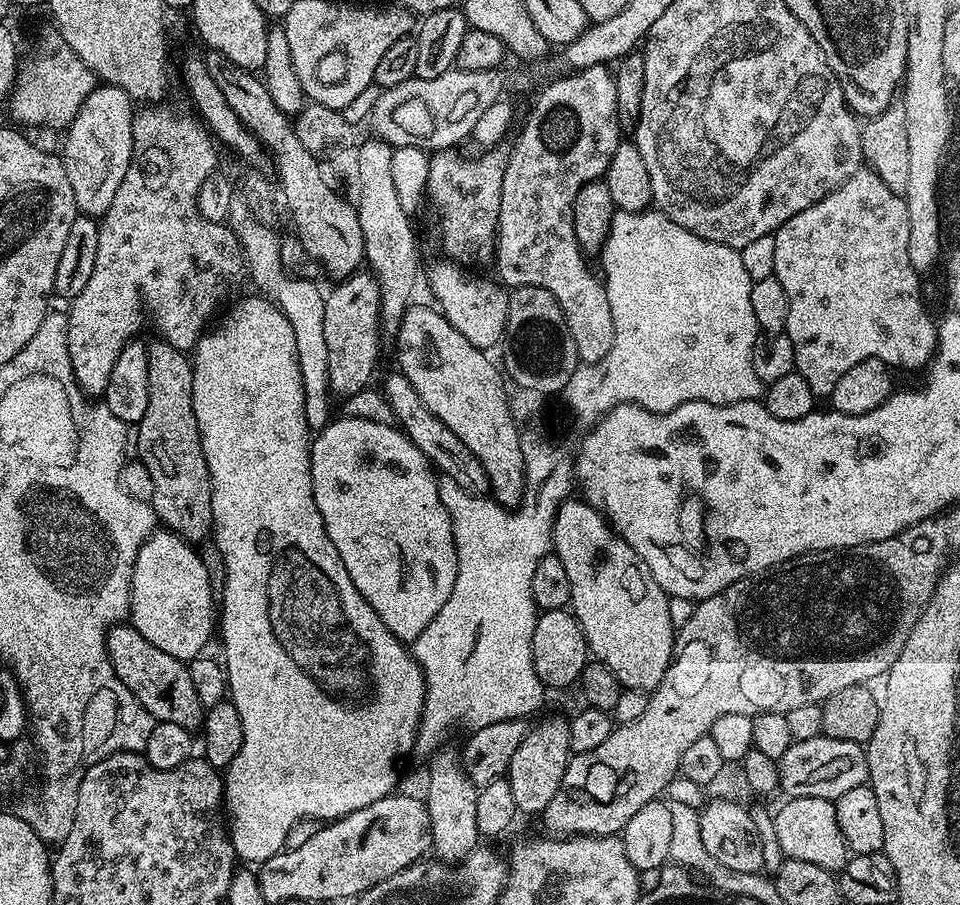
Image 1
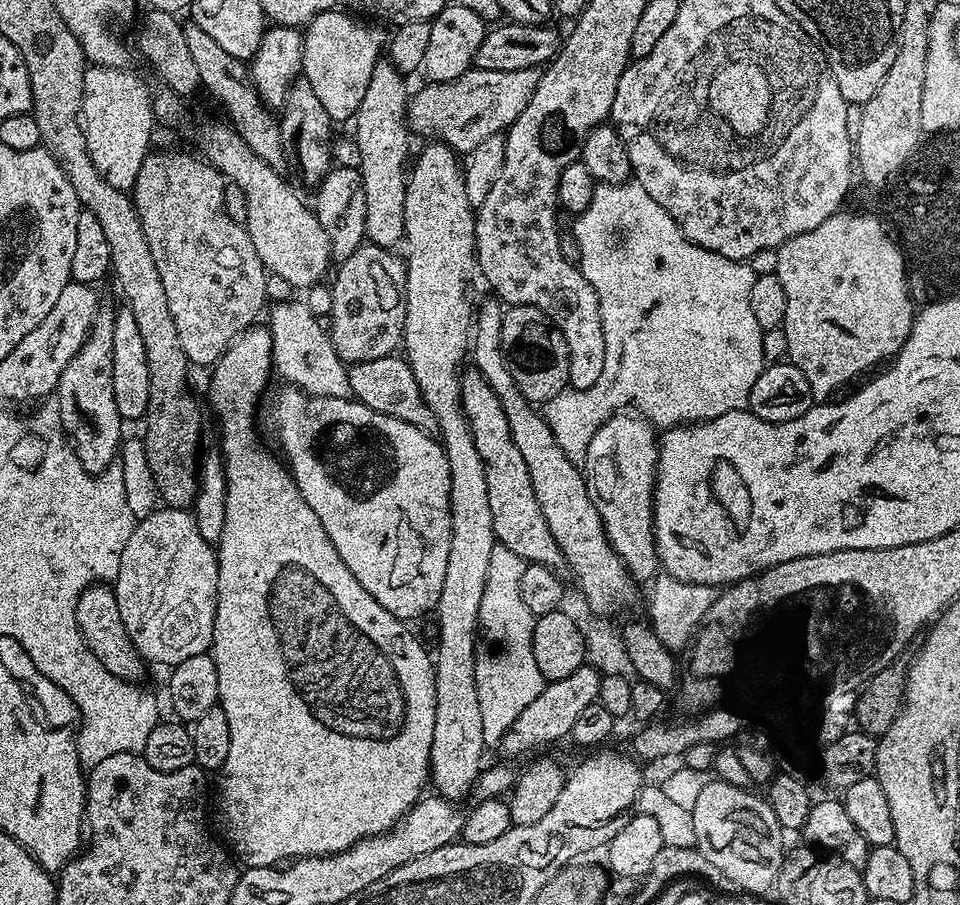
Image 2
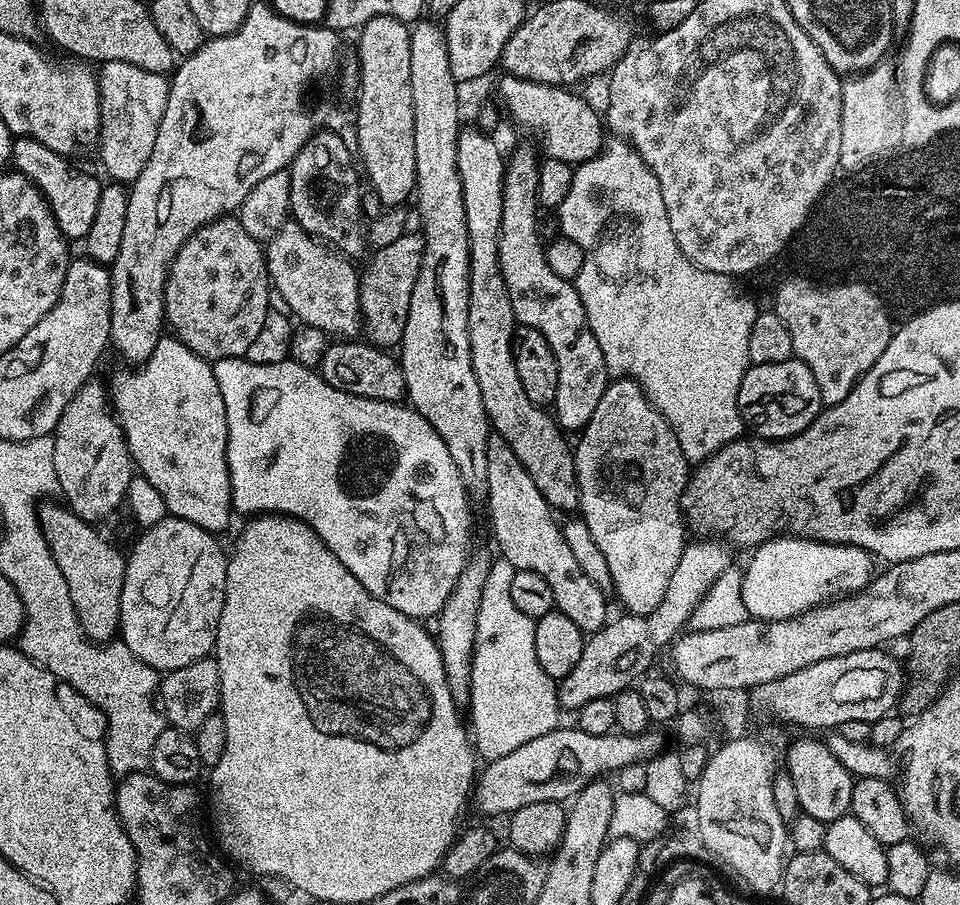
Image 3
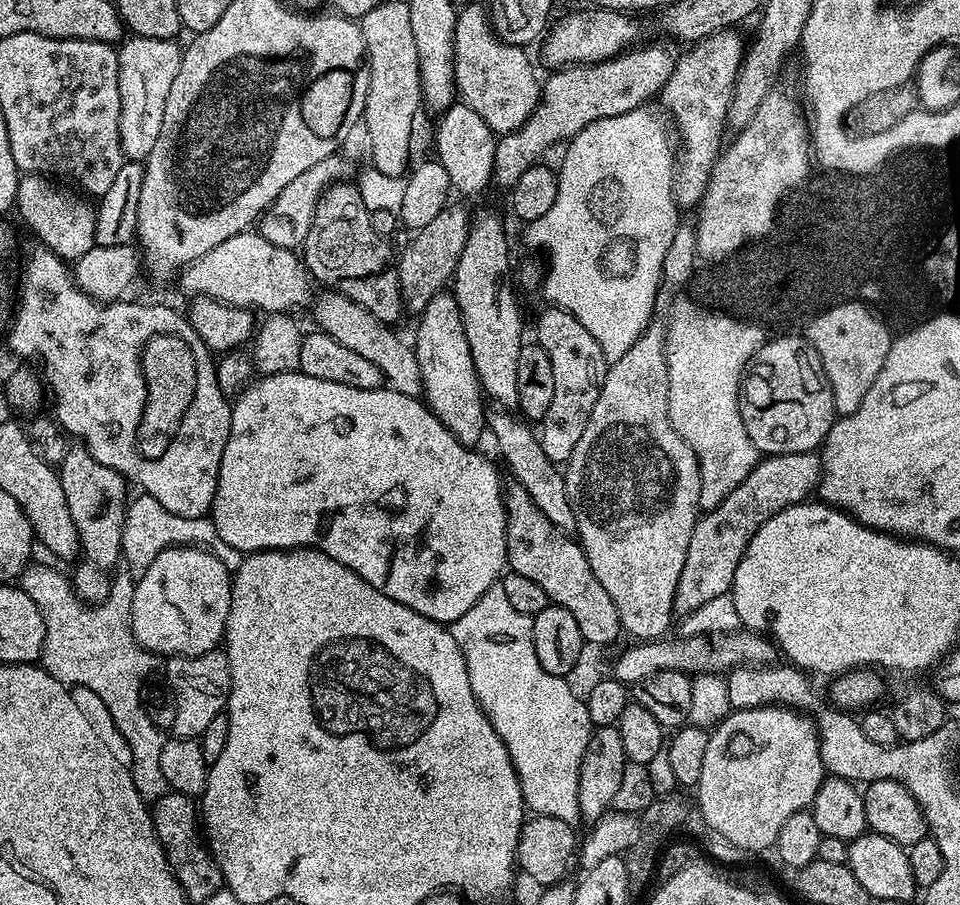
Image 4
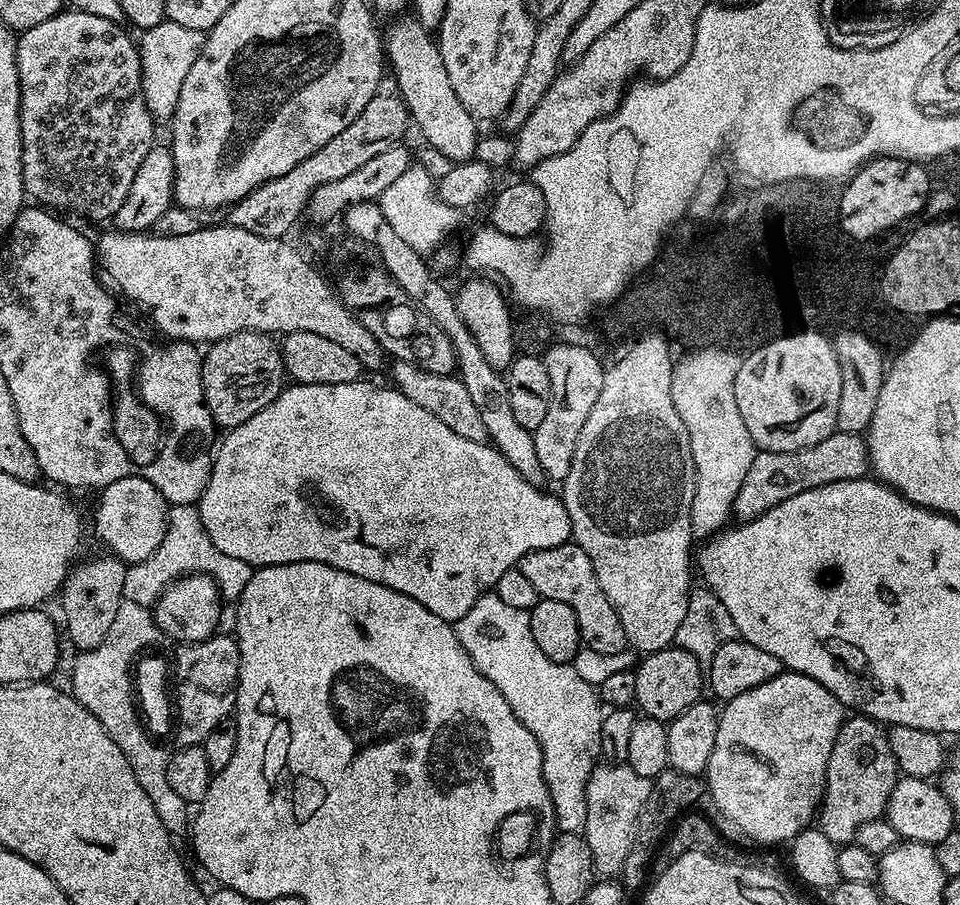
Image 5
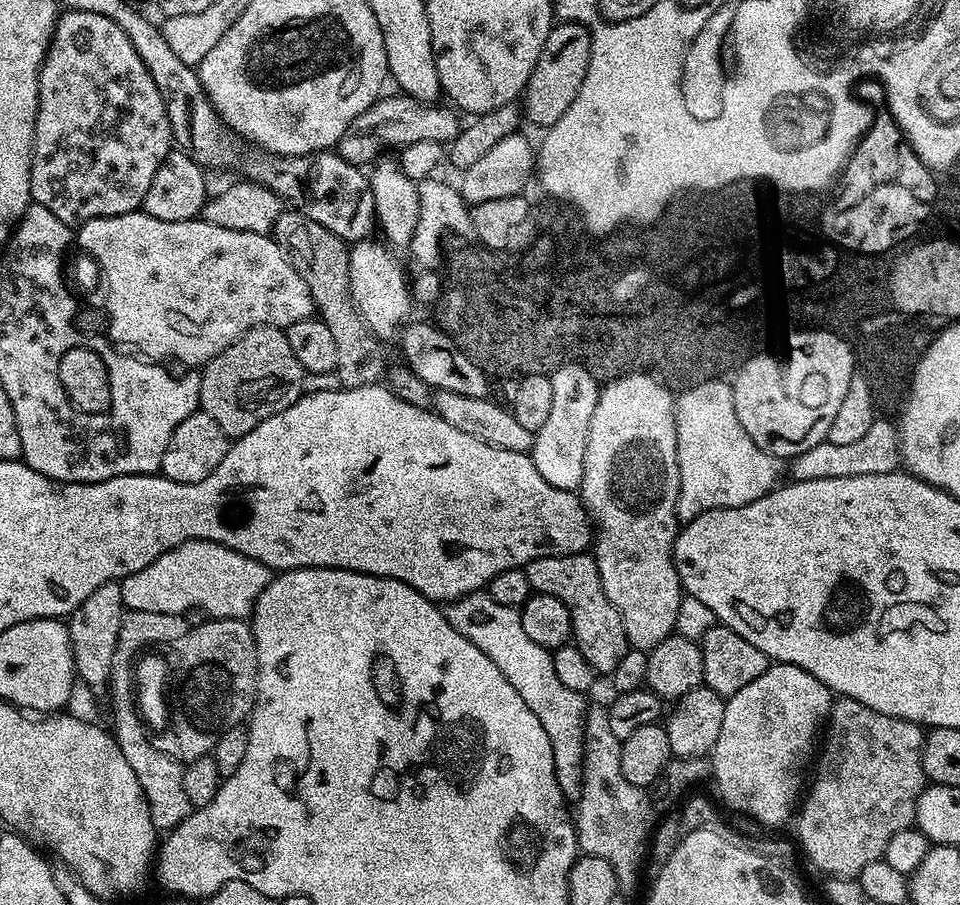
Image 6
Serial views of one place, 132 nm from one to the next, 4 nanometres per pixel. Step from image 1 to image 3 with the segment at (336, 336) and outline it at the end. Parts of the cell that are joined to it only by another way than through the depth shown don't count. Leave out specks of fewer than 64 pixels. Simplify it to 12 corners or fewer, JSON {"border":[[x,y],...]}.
{"border":[[405,231],[359,273],[360,319],[377,348],[399,345],[424,257]]}

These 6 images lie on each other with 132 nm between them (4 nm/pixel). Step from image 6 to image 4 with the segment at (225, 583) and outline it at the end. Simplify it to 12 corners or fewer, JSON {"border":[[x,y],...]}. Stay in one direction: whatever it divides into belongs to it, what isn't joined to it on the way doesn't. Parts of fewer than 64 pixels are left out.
{"border":[[133,495],[124,509],[123,563],[144,573],[164,548],[195,545],[235,574],[234,550],[211,515],[182,518],[158,498]]}

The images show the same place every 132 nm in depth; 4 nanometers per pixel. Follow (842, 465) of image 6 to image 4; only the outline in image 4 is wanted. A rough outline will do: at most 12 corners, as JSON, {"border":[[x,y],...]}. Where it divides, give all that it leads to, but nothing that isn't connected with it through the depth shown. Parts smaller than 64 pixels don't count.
{"border":[[816,452],[765,455],[697,519],[674,594],[729,595],[748,540],[819,489]]}

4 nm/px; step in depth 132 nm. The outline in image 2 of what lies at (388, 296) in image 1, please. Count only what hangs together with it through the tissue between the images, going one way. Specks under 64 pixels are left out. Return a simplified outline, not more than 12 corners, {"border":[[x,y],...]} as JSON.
{"border":[[374,66],[354,139],[365,237],[405,239],[410,88]]}

